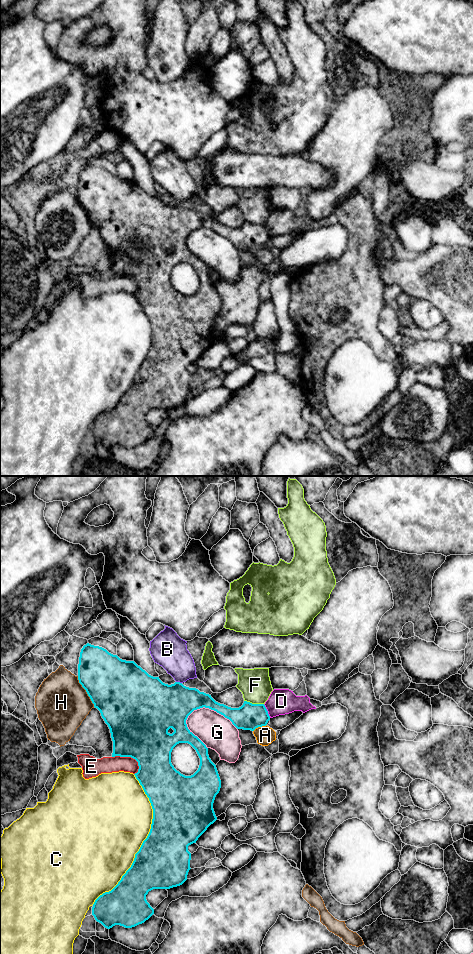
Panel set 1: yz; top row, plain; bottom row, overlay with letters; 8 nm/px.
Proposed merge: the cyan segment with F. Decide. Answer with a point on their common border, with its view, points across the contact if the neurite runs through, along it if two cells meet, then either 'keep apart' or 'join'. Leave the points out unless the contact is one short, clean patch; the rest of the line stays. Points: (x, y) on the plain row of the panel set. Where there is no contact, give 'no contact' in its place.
yz (254, 224) | along yz (244, 220), (250, 223), (263, 224) | keep apart

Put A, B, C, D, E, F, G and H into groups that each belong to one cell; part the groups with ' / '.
A / B / C / D / E / F / G / H

